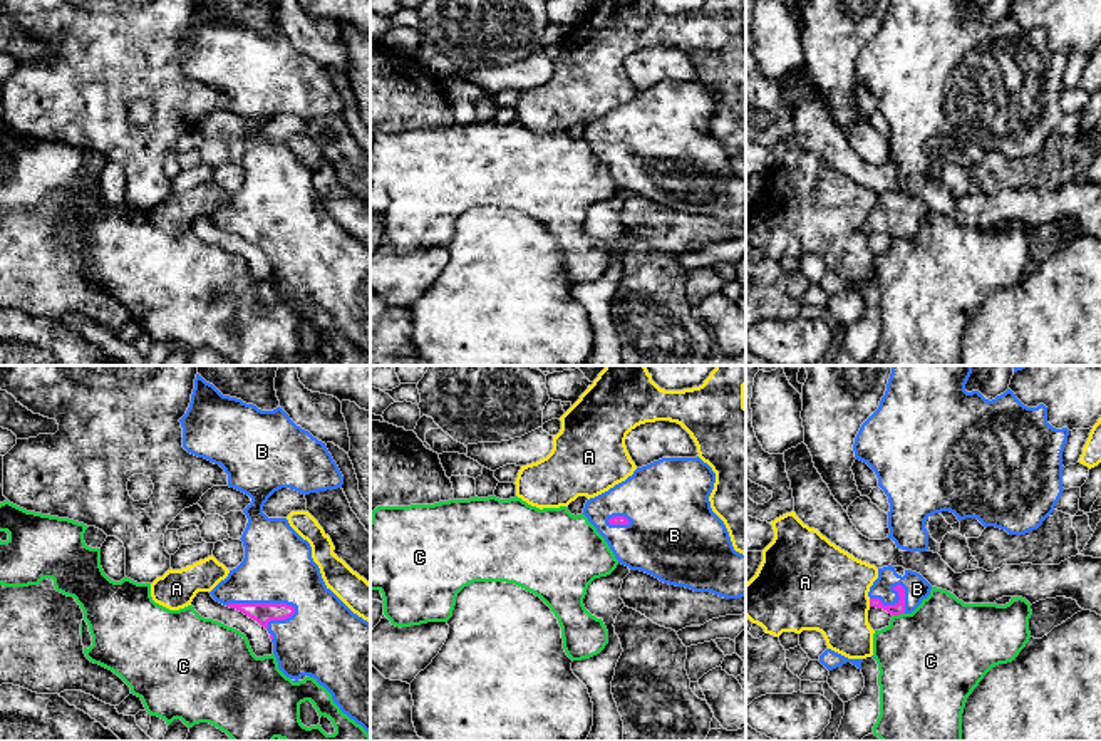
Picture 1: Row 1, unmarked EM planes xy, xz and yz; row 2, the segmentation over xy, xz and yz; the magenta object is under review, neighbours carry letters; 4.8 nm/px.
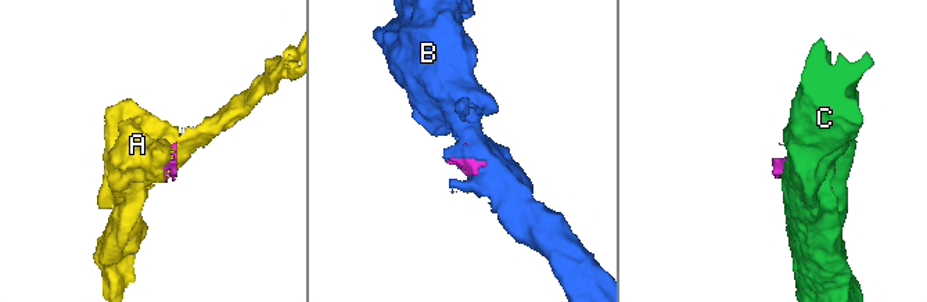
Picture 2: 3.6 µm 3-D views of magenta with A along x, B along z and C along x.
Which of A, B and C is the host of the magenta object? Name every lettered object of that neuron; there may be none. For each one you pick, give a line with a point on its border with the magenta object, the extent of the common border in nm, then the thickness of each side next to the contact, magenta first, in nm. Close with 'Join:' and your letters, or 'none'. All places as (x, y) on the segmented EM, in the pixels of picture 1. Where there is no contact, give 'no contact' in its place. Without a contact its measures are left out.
B: meets magenta in xy at (262, 604); contact 340 nm long; 100 nm thick on the magenta side, 340 nm on the other
Join: B

